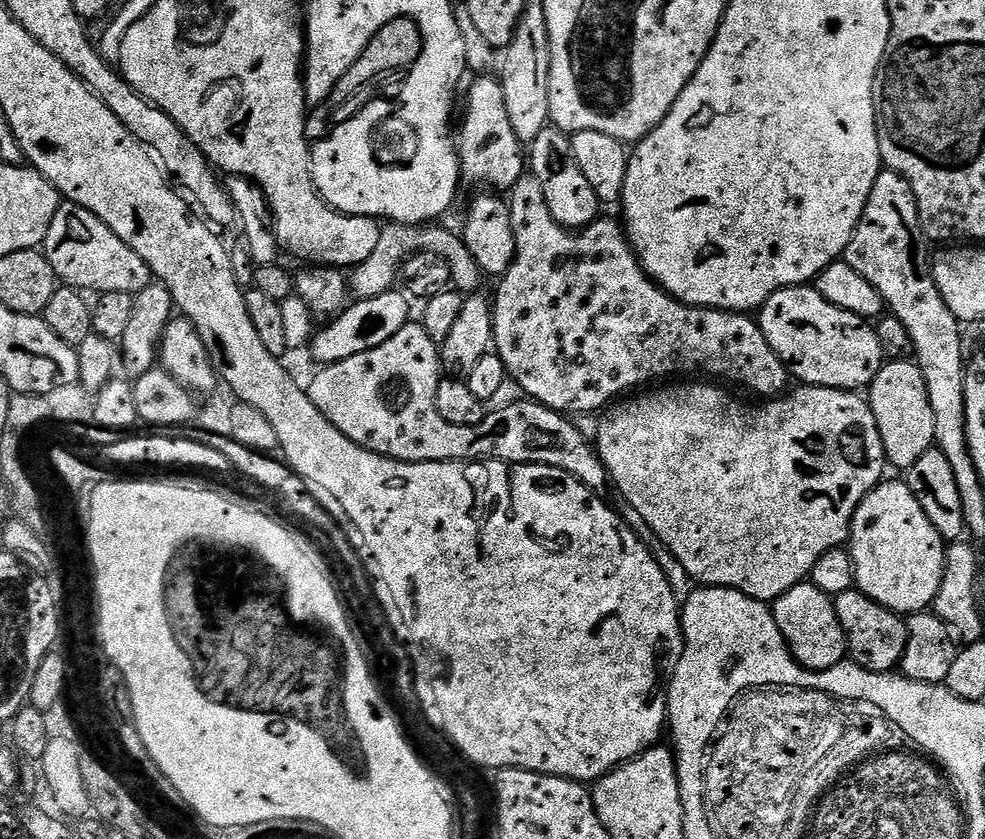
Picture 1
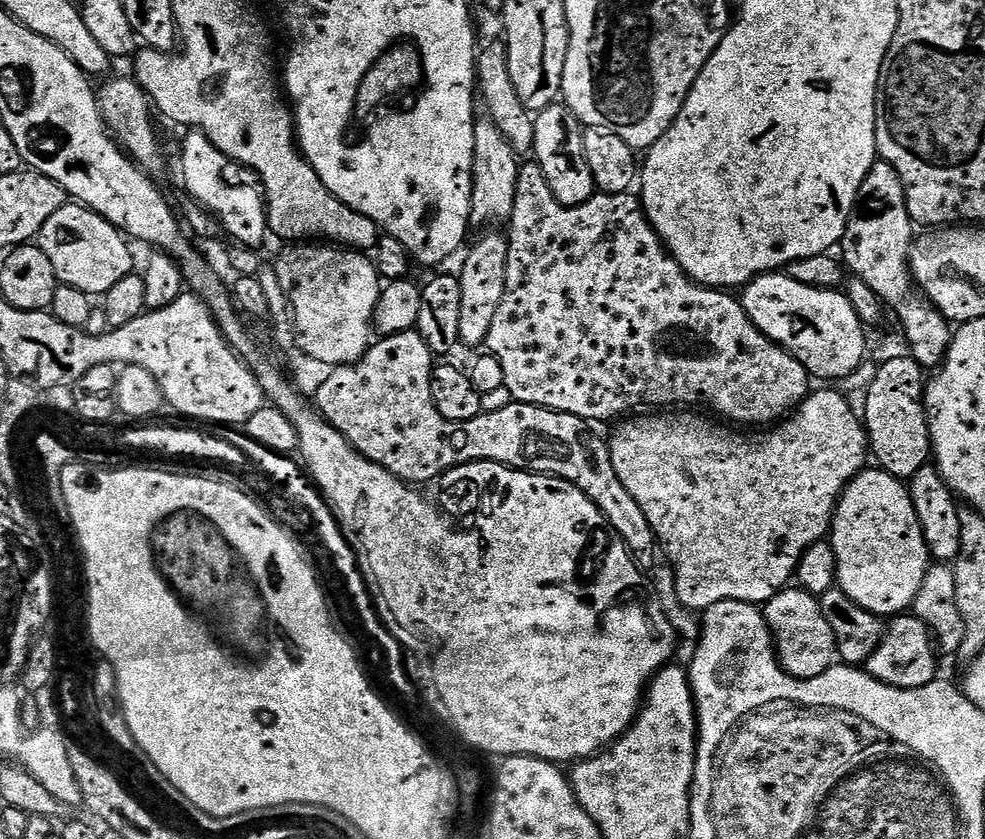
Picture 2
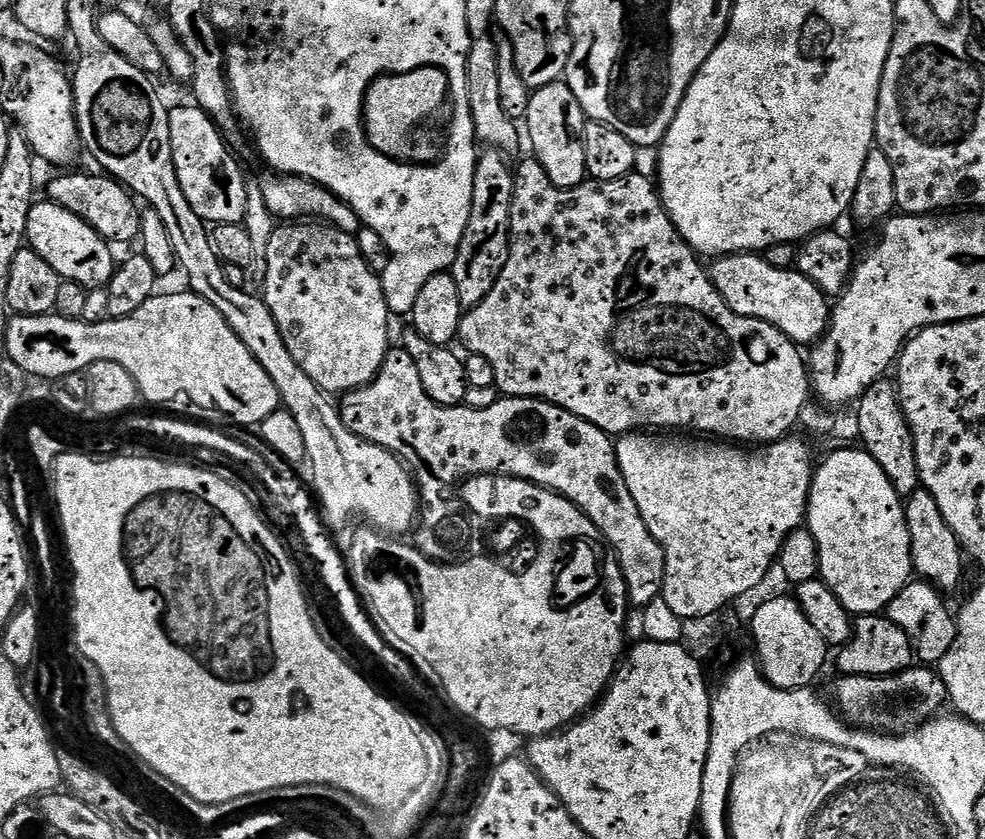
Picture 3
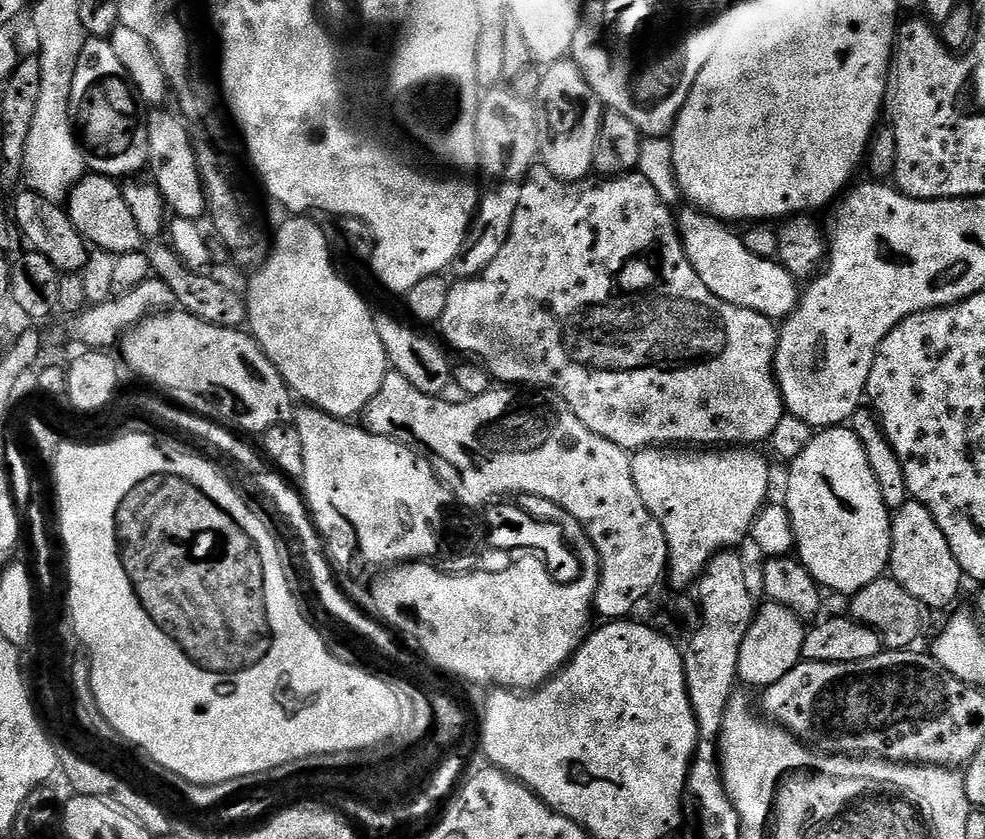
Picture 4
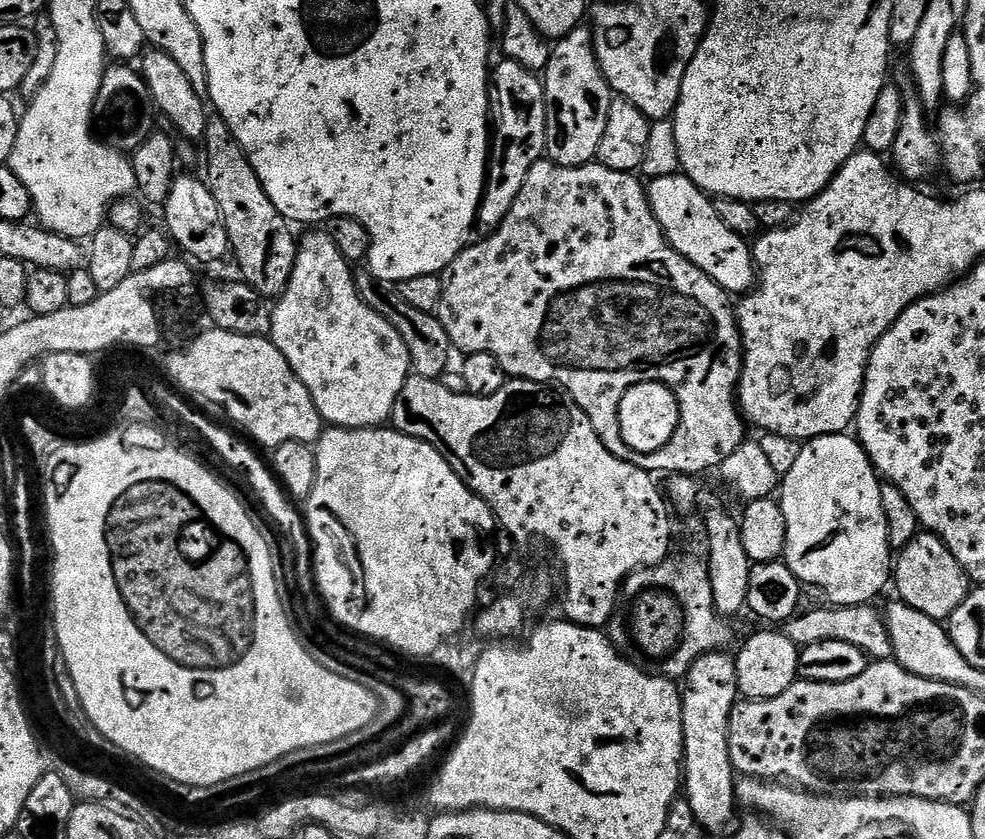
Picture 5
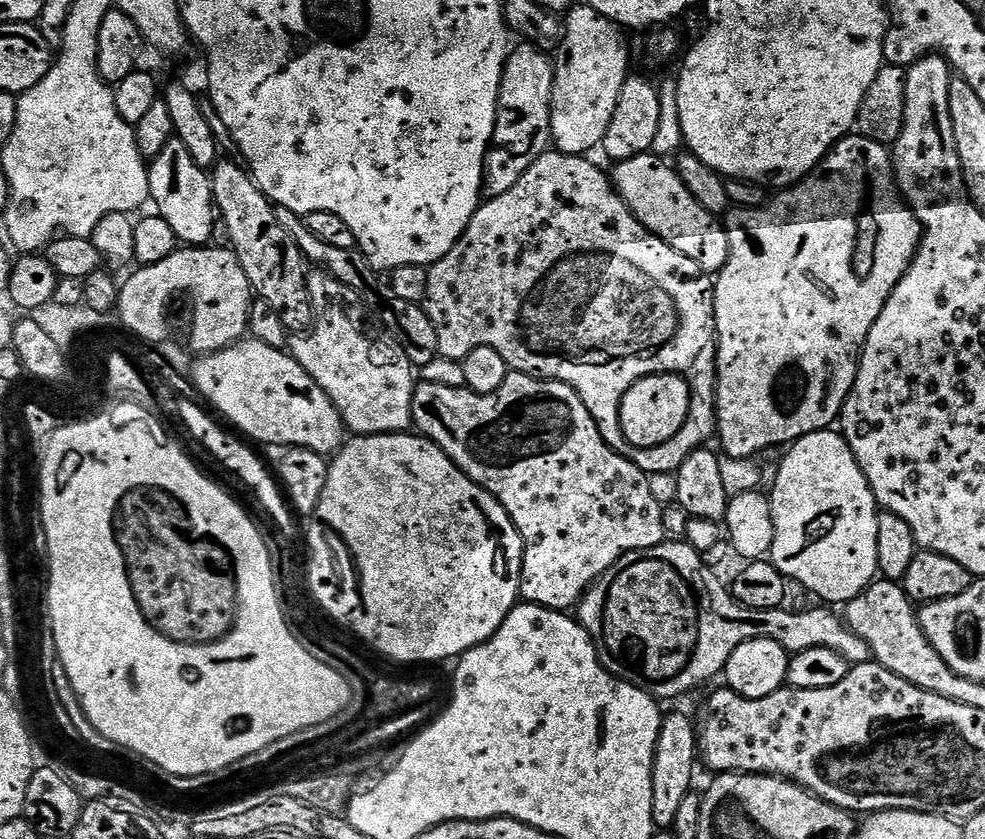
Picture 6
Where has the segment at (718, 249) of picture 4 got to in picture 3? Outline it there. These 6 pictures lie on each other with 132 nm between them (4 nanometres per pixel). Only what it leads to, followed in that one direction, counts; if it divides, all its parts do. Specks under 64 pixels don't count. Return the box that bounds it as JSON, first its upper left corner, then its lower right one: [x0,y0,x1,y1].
[710,254,830,346]

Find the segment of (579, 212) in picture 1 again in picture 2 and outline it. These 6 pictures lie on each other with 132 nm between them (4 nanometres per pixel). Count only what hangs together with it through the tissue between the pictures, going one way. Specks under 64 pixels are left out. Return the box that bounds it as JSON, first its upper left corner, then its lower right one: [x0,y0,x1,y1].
[534,102,598,206]

